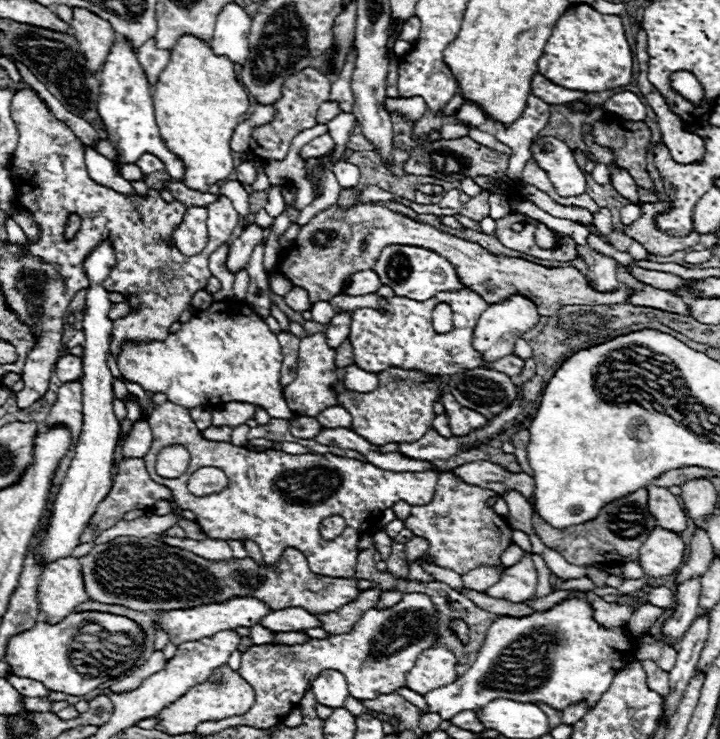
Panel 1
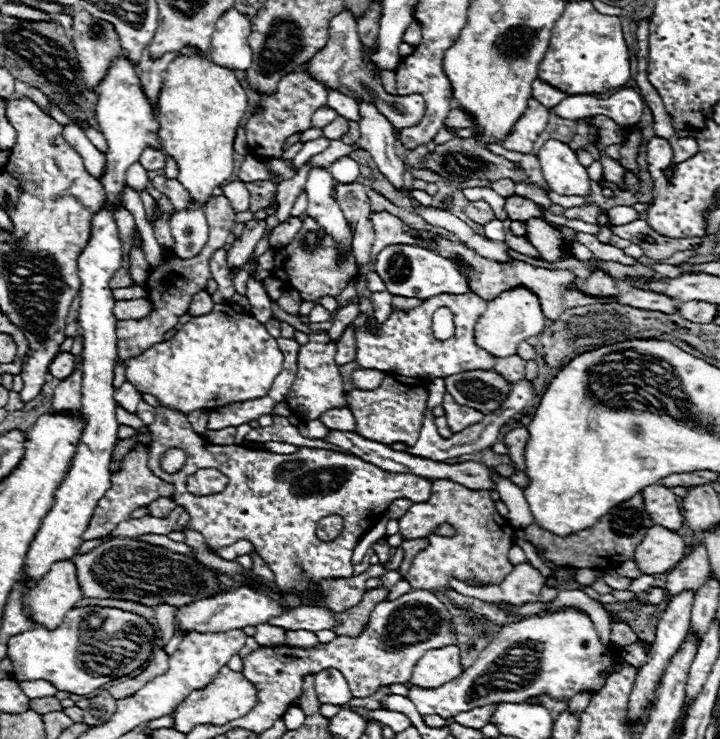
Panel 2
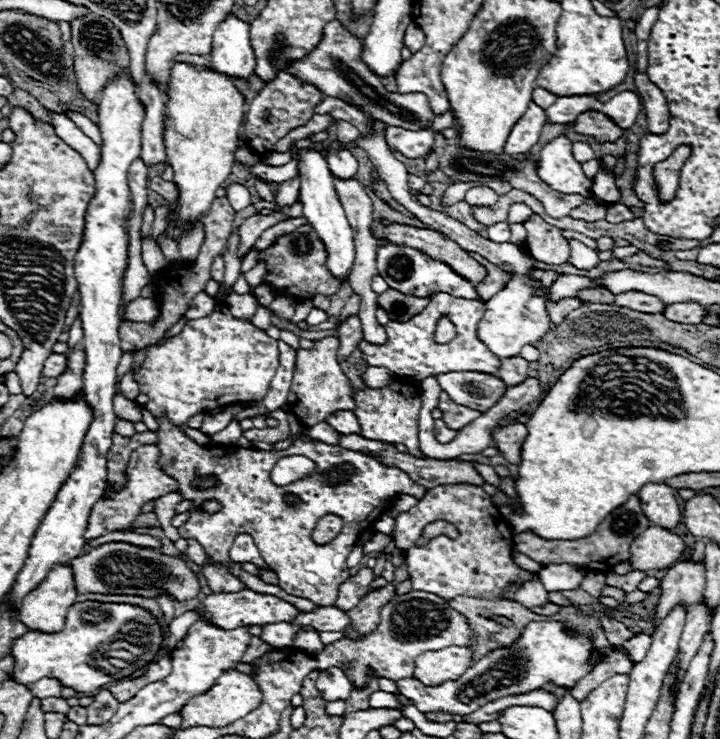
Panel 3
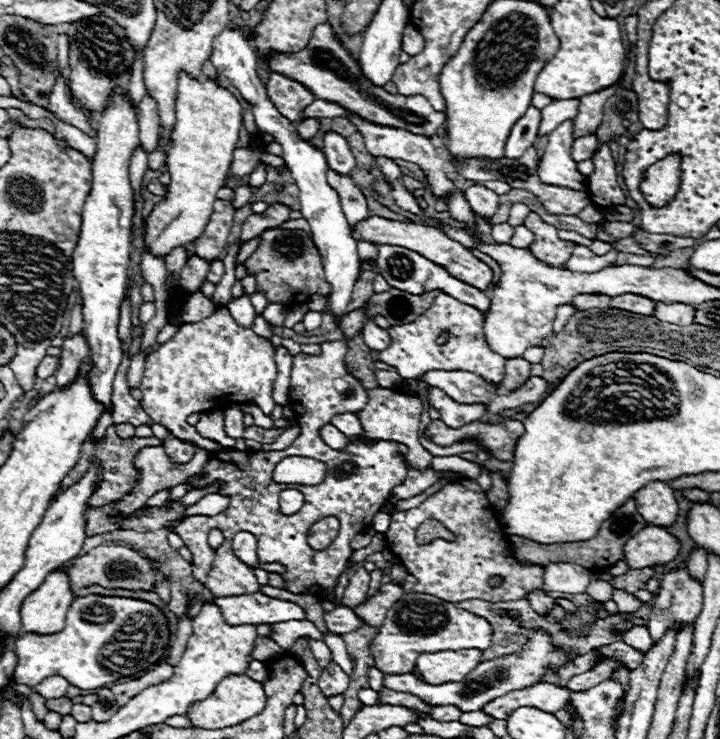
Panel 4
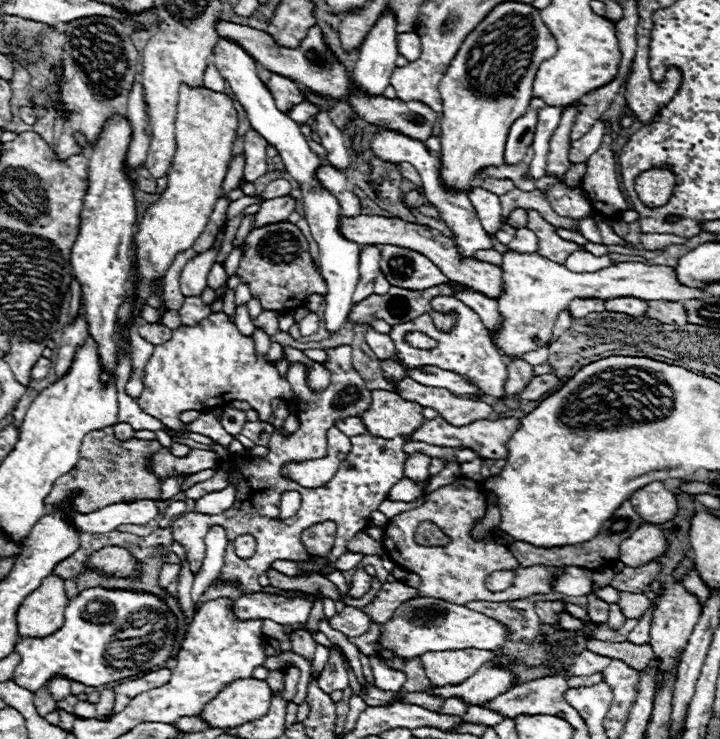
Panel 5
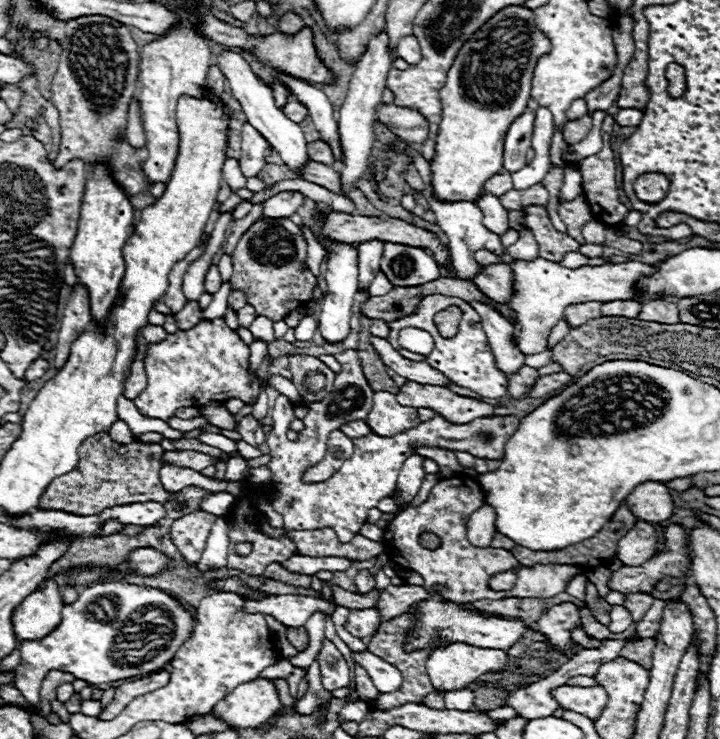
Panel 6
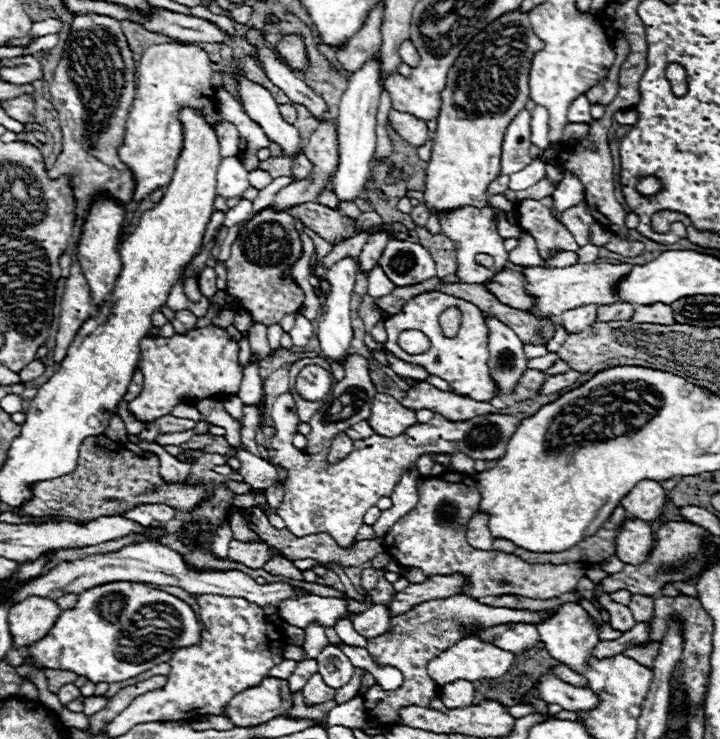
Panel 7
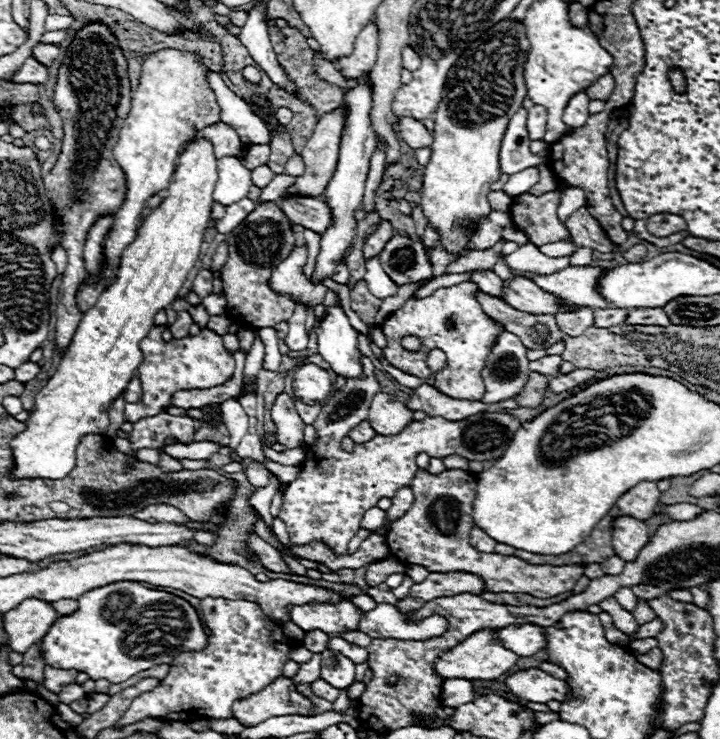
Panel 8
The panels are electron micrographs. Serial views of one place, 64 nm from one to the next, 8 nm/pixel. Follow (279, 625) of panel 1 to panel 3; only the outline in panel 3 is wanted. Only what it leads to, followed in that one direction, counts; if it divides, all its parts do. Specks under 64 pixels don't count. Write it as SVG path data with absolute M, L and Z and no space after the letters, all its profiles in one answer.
M320 606L312 612L300 612L294 620L290 620L296 626L312 626L318 628L318 632L342 632L350 624L350 618L346 612L334 608L334 606Z

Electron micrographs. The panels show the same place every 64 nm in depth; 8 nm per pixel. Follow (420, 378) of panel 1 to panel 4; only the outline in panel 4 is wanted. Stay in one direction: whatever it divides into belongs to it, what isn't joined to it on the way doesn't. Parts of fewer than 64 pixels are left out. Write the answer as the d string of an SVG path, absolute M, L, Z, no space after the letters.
M374 388L366 390L368 404L358 412L358 420L364 428L364 436L370 440L390 440L408 446L406 460L416 468L426 468L432 462L432 454L426 452L418 442L418 426L422 414L422 402L416 396L410 396L402 390L388 390L388 388Z

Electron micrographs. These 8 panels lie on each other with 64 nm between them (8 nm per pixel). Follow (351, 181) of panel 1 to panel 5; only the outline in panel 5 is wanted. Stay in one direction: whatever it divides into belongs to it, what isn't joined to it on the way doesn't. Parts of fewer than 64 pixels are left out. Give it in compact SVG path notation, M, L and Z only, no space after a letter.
M328 110L316 114L316 132L322 138L320 144L326 148L328 164L332 164L336 170L346 170L352 164L352 154L346 146L346 136L330 122Z

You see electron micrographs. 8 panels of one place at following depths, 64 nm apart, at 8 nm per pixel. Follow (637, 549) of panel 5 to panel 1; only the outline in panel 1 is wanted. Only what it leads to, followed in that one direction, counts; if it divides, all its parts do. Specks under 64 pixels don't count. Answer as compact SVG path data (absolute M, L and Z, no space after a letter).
M660 526L650 532L650 538L640 548L638 564L650 578L662 578L676 574L684 562L686 544L684 540L670 530L662 530Z

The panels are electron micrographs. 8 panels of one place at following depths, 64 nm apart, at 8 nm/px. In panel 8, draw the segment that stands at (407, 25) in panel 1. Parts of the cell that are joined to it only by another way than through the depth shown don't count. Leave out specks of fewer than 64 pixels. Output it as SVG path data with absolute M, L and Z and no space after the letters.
M406 46L406 48L402 50L402 64L404 64L404 68L408 68L408 70L418 70L418 68L420 68L420 56L418 56L410 46Z

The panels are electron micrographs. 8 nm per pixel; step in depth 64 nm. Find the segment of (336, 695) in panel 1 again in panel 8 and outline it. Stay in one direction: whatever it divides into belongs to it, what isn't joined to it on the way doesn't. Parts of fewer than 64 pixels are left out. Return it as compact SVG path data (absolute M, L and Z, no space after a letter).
M324 650L322 654L322 678L334 686L334 688L348 688L352 682L354 682L354 668L356 664L346 658L344 654L340 652L334 652L334 650Z

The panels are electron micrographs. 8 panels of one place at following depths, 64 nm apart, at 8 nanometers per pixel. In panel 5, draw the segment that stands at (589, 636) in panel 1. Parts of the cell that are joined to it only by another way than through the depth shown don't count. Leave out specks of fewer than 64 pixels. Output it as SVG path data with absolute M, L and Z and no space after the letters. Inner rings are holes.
M372 656L370 664L372 664L372 670L374 670L374 678L376 678L376 686L378 688L398 692L404 686L404 682L406 682L406 674L404 672L386 668L384 662L378 656ZM482 666L474 676L458 686L432 686L426 690L430 696L448 698L462 698L468 706L480 706L490 702L492 698L508 692L516 684L516 674L508 666Z

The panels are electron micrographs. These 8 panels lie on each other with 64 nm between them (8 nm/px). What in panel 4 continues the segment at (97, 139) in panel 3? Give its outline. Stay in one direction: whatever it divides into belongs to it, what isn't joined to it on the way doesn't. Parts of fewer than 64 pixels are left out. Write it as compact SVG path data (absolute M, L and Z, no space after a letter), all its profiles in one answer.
M56 84L50 96L47 110L54 113L57 118L76 126L84 133L93 138L97 138L97 132L91 125L91 122L83 112L80 112L68 99L66 84Z

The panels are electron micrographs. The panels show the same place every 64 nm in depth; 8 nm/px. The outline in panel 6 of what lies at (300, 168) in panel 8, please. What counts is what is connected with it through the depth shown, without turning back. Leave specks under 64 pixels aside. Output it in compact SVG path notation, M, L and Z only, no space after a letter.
M310 162L304 170L304 178L308 182L314 182L334 194L340 194L344 196L342 192L342 178L340 178L340 172L336 172L332 166L324 166L324 164L318 164L318 162Z

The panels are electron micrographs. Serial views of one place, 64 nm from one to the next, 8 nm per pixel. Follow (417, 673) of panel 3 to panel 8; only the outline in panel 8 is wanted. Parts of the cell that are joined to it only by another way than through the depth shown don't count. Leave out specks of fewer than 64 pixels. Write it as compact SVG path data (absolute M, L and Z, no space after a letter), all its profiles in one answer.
M492 630L474 632L474 636L468 636L462 644L456 644L452 650L444 652L434 662L434 672L442 676L444 680L452 678L464 678L464 680L496 680L500 678L508 668L512 668L518 662L518 654L506 650L502 642L494 636Z

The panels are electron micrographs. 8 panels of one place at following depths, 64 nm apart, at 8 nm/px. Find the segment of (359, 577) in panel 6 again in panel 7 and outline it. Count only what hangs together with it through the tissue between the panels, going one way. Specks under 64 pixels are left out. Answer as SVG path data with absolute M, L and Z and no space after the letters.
M366 568L362 570L362 576L360 576L360 584L364 590L374 590L376 588L376 582L380 576L384 576L388 568L382 568L382 570L374 570L374 568Z

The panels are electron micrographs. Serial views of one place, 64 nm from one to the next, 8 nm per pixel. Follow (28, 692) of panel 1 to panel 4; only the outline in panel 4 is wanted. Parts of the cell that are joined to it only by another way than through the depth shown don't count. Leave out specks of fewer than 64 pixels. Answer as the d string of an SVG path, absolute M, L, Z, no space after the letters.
M50 676L46 680L42 680L40 684L34 686L34 692L40 694L42 698L50 700L50 698L62 698L66 694L66 680L62 680L62 676Z

